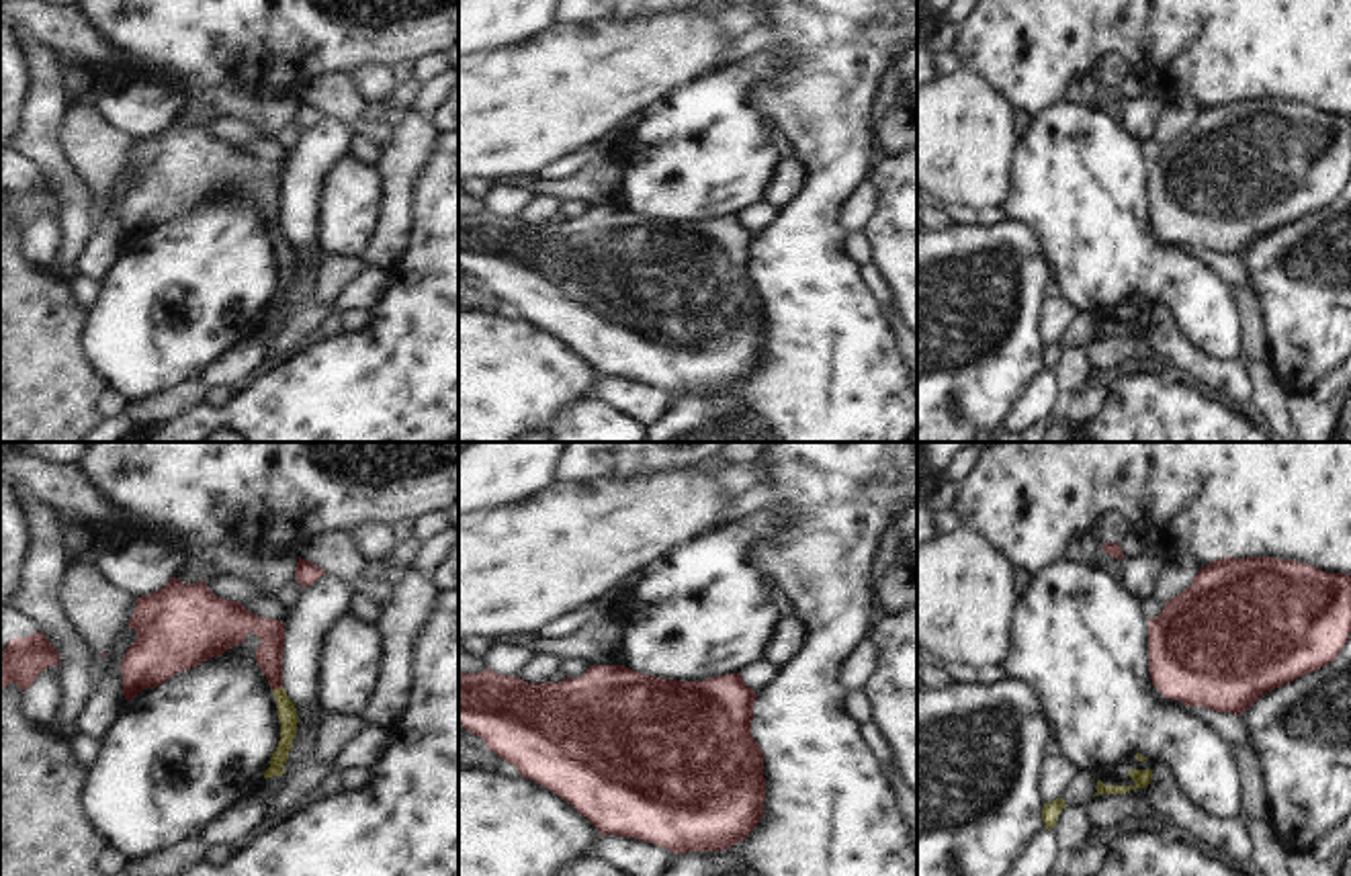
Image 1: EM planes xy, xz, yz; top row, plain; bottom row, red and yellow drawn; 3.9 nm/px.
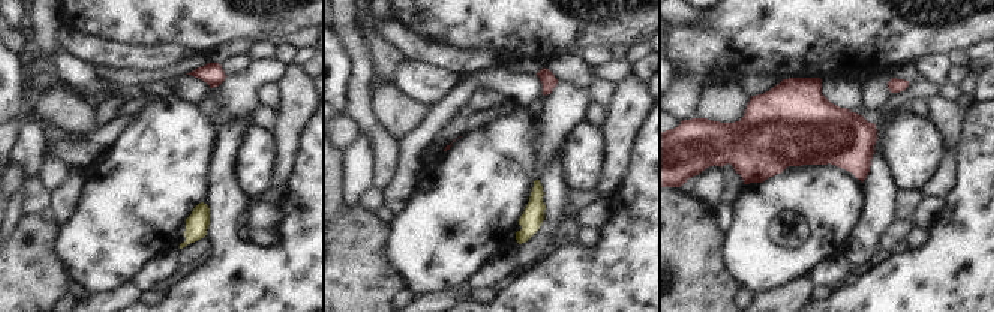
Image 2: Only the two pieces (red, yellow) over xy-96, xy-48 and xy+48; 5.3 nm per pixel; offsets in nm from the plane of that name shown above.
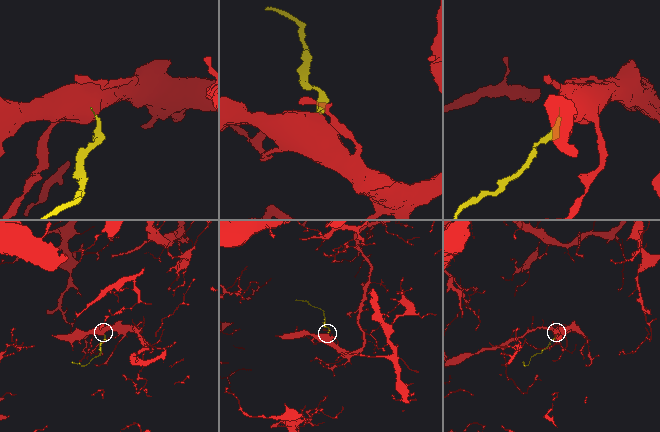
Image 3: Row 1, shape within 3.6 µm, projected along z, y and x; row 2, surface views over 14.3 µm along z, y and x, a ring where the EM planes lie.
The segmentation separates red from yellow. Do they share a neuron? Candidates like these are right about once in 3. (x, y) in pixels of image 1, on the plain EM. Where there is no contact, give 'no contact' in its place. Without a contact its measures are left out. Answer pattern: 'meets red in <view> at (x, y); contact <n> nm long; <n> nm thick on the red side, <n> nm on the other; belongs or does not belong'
meets red in xy at (277, 230); contact 50 nm long; 110 nm thick on the red side, 80 nm on the other; belongs

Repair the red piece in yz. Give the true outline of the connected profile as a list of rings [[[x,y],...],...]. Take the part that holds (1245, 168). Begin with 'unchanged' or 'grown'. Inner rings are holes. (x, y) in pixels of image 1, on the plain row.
unchanged | [[[1226,98],[1202,108],[1159,158],[1148,160],[1152,227],[1171,242],[1240,258],[1261,237],[1337,201],[1351,174],[1351,117],[1273,98]]]

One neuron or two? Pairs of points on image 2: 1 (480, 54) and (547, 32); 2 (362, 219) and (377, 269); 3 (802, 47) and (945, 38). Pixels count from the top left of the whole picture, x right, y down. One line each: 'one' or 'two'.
1: two
2: one
3: one

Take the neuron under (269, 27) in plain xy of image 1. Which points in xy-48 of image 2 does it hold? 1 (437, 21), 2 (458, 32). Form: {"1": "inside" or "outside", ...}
{"1": "inside", "2": "inside"}

